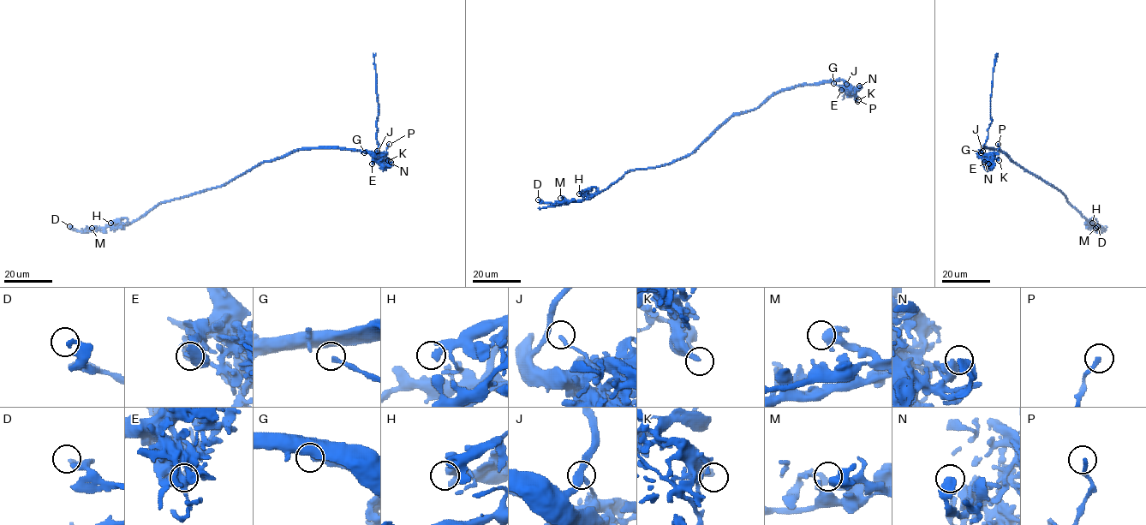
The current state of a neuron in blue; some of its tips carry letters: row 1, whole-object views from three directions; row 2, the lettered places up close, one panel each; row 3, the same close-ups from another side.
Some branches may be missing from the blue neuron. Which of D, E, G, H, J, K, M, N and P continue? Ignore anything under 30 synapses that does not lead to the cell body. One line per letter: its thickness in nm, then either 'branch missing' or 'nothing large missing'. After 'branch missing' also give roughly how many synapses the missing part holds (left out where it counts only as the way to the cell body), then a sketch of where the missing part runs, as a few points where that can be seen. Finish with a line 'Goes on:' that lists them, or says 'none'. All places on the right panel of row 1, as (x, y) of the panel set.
D: 200 nm thick; nothing large missing
E: 300 nm thick; nothing large missing
G: 140 nm thick; nothing large missing
H: 240 nm thick; nothing large missing
J: 190 nm thick; nothing large missing
K: 320 nm thick; nothing large missing
M: 360 nm thick; nothing large missing
N: 320 nm thick; nothing large missing
P: 220 nm thick; nothing large missing
Goes on: none

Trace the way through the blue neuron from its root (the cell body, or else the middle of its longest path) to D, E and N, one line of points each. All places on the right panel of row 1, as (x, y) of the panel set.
D: (1017, 164), (1059, 190), (1090, 224), (1099, 227), (1102, 232), (1097, 226)
E: (1017, 164), (1005, 153), (983, 148), (978, 155), (988, 164)
N: (1017, 164), (1005, 153), (988, 148), (983, 148), (978, 153), (987, 161), (986, 166), (984, 162)

